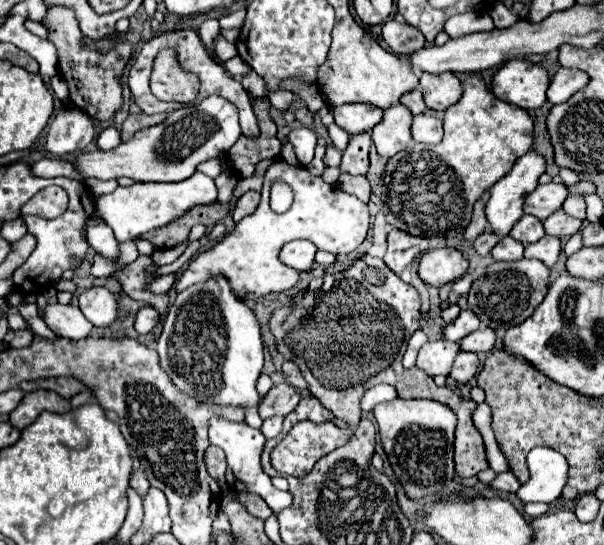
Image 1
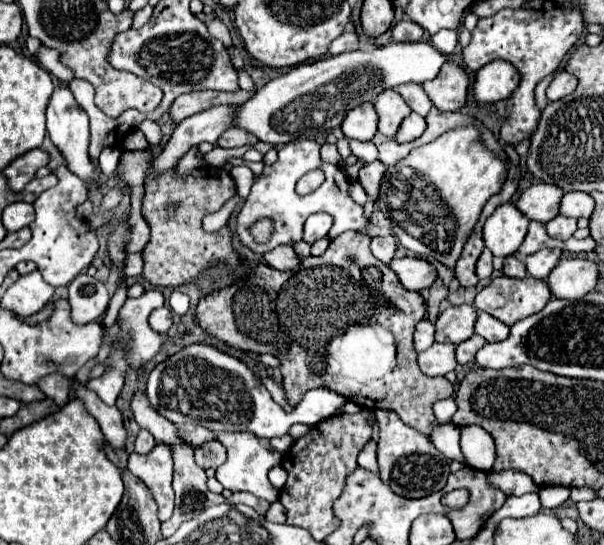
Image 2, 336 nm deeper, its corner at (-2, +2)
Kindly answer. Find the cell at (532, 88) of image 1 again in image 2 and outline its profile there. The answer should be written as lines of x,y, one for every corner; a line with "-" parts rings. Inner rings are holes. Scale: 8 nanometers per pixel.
493,60
485,64
473,82
473,96
481,104
495,104
507,100
519,86
519,74
513,64
505,60

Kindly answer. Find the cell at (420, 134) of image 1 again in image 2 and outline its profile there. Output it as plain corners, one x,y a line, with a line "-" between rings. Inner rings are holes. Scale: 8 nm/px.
411,112
399,126
397,134
395,134
395,140
397,142
411,142
415,138
419,138
423,132
425,132
427,124
425,124
425,118
421,118
419,114

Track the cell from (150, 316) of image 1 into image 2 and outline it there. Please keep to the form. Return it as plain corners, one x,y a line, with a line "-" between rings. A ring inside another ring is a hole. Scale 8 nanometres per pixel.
163,306
163,308
153,310
151,312
151,318
149,318
149,324
151,324
153,330
165,334
173,326
173,312
171,312
171,308

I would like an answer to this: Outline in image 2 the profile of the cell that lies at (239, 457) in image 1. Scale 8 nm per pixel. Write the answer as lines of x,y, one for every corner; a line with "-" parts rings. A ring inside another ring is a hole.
223,432
223,434
217,434
217,438
227,448
227,462
223,466
219,466
215,472
215,478
223,484
223,488
227,488
231,492
251,492
251,494
255,494
267,502
277,502
279,490
269,482
267,472
273,466
281,464
281,454
265,448
259,442
259,438
251,432
235,432
235,434

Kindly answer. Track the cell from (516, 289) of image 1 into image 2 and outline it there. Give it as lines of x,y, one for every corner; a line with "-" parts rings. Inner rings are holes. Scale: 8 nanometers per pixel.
499,276
477,294
475,306
507,326
513,326
521,318
541,312
549,300
551,292
545,280
535,280
531,276
523,280

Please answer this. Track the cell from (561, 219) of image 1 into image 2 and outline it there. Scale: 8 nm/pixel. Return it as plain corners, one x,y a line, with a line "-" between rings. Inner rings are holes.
557,216
551,222
545,224
547,234
551,238
559,238
559,240
567,240
573,236
573,232
577,230
577,220
575,218
567,218
567,216

